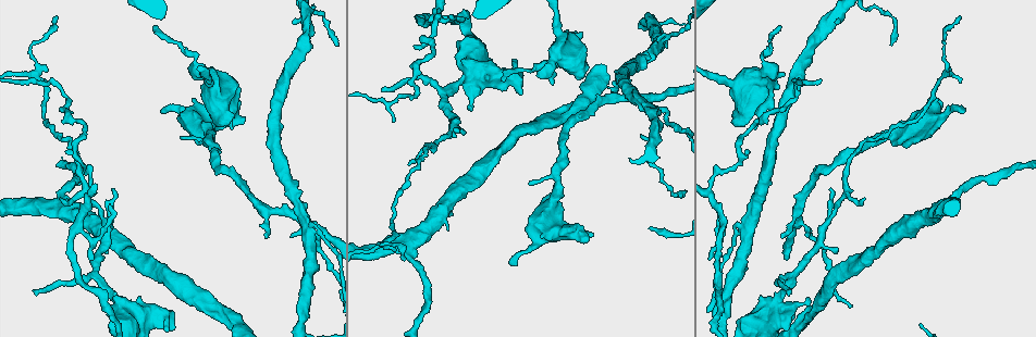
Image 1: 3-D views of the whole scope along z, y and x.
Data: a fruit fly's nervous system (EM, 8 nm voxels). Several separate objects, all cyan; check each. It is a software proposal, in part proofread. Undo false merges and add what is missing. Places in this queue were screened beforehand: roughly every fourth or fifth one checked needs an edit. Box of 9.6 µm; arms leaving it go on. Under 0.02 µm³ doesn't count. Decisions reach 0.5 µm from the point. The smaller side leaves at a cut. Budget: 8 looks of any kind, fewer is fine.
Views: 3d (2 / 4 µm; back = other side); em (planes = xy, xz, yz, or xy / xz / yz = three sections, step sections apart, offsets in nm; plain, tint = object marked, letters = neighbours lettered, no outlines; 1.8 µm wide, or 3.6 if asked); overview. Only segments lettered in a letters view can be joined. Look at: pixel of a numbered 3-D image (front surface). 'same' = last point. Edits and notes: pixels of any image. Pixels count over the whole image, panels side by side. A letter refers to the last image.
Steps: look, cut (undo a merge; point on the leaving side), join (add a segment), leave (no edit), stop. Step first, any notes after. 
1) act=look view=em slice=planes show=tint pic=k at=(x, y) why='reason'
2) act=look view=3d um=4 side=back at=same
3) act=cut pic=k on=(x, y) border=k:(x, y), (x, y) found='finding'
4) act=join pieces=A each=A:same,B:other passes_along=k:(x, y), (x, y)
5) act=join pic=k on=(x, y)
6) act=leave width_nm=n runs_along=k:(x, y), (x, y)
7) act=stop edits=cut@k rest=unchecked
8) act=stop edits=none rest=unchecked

act=look view=3d um=2 pic=1 at=(113, 189) why='free end'

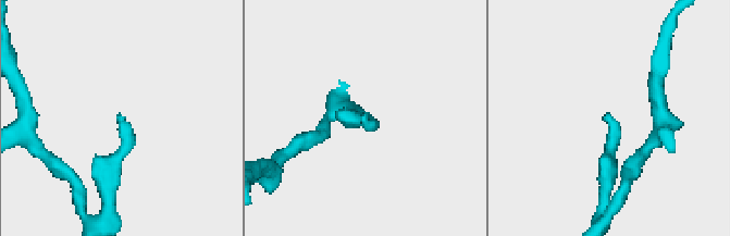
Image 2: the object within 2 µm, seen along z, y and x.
act=look view=em slice=planes show=letters pic=2 at=(607, 112)

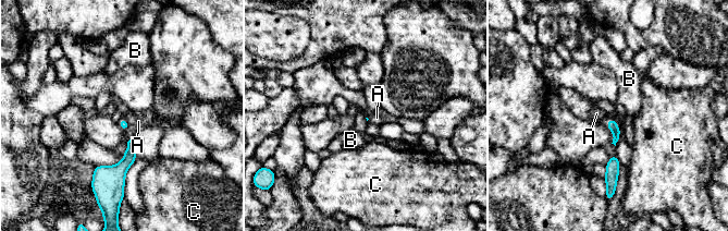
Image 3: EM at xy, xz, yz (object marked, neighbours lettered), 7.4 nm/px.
act=leave longest_contact=A:50nm each=A:other,B:other,C:other border=3:(125, 120), (130, 124) found='none of them fits'

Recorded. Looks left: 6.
act=look view=em slice=xz step=8 show=tint pic=1 at=(309, 234) why='three-way junction'

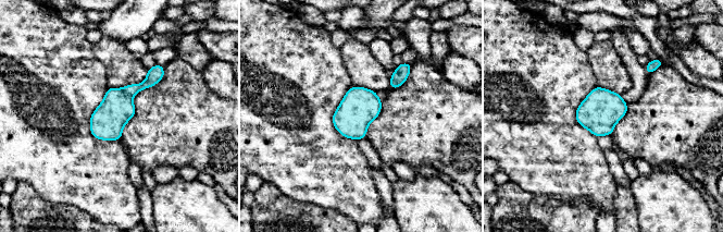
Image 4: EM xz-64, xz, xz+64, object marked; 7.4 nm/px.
act=look view=em slice=planes show=letters at=same why='cut it another way'

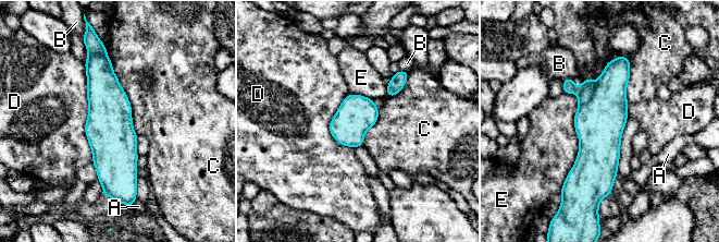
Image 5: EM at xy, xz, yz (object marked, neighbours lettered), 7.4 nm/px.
act=cut pic=5 on=(586, 88) longest_contact=D:750nm each=A:other,B:other,C:other,D:other,E:other found='a second neuron is stuck on'

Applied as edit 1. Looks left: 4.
act=stop edits=cut@5 rest=unchecked

